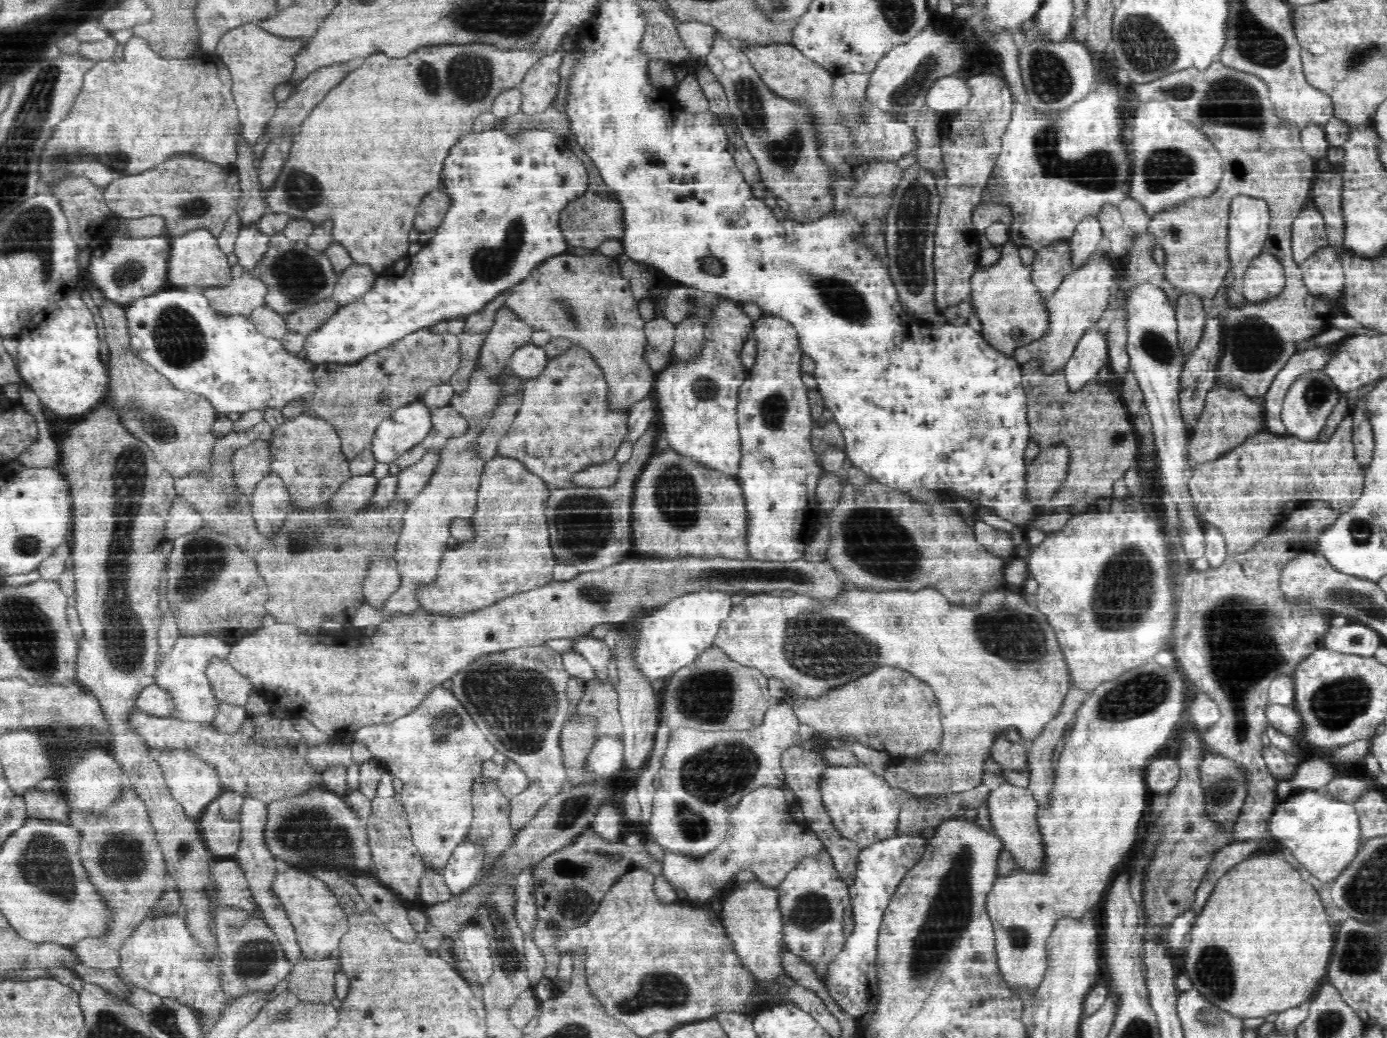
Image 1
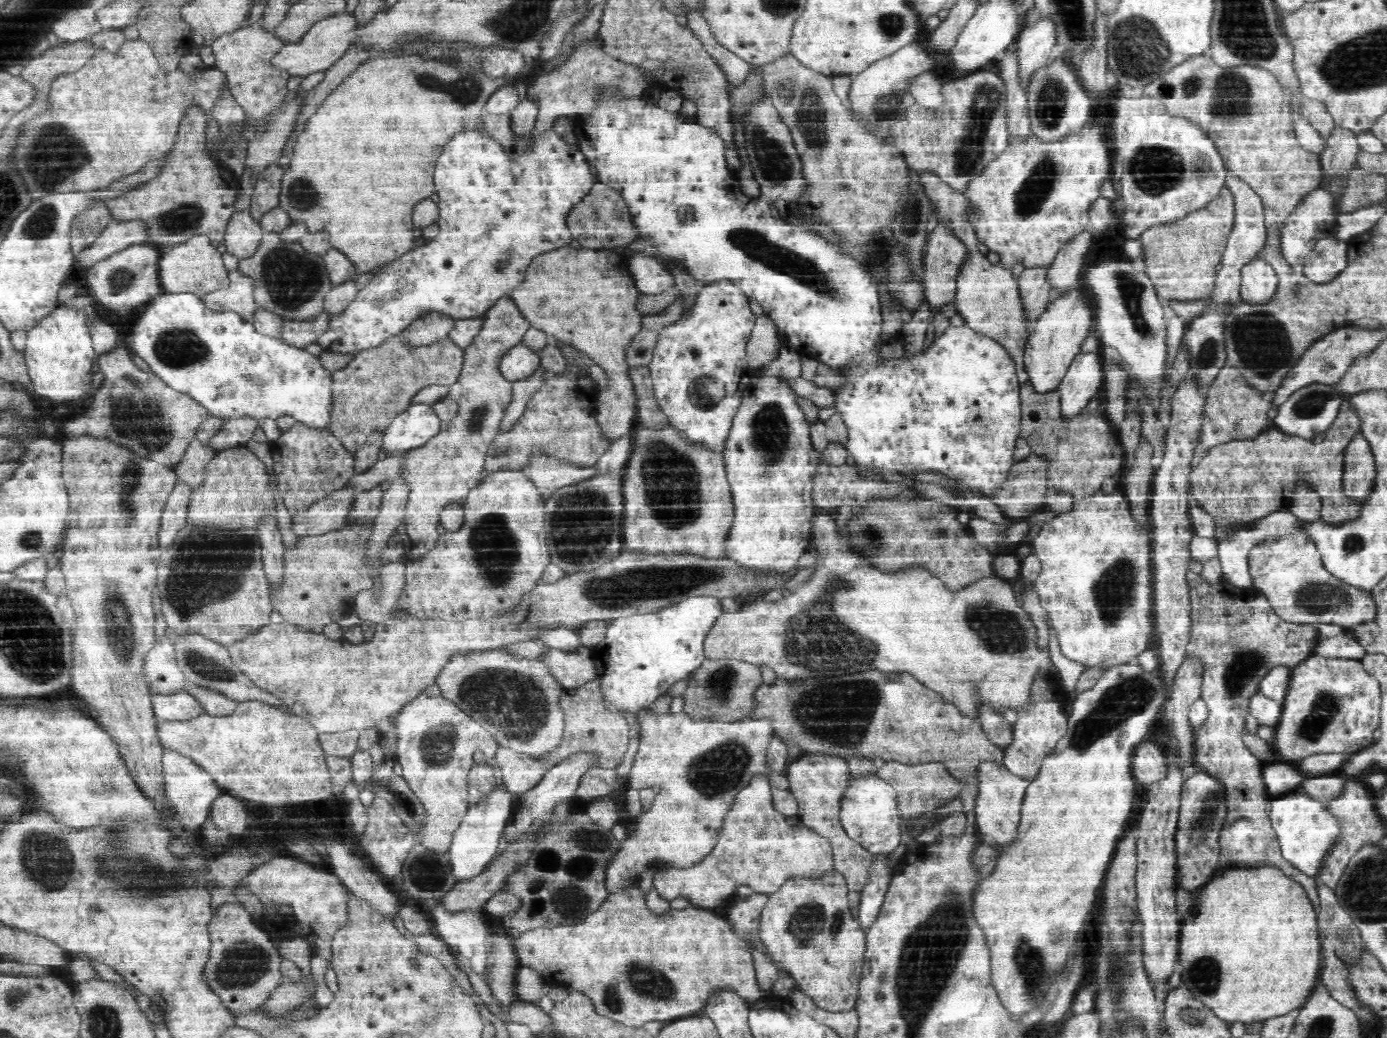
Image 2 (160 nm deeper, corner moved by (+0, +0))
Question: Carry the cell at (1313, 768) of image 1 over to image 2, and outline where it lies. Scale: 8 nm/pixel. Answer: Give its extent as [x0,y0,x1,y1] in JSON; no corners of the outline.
[1263,763,1311,798]

